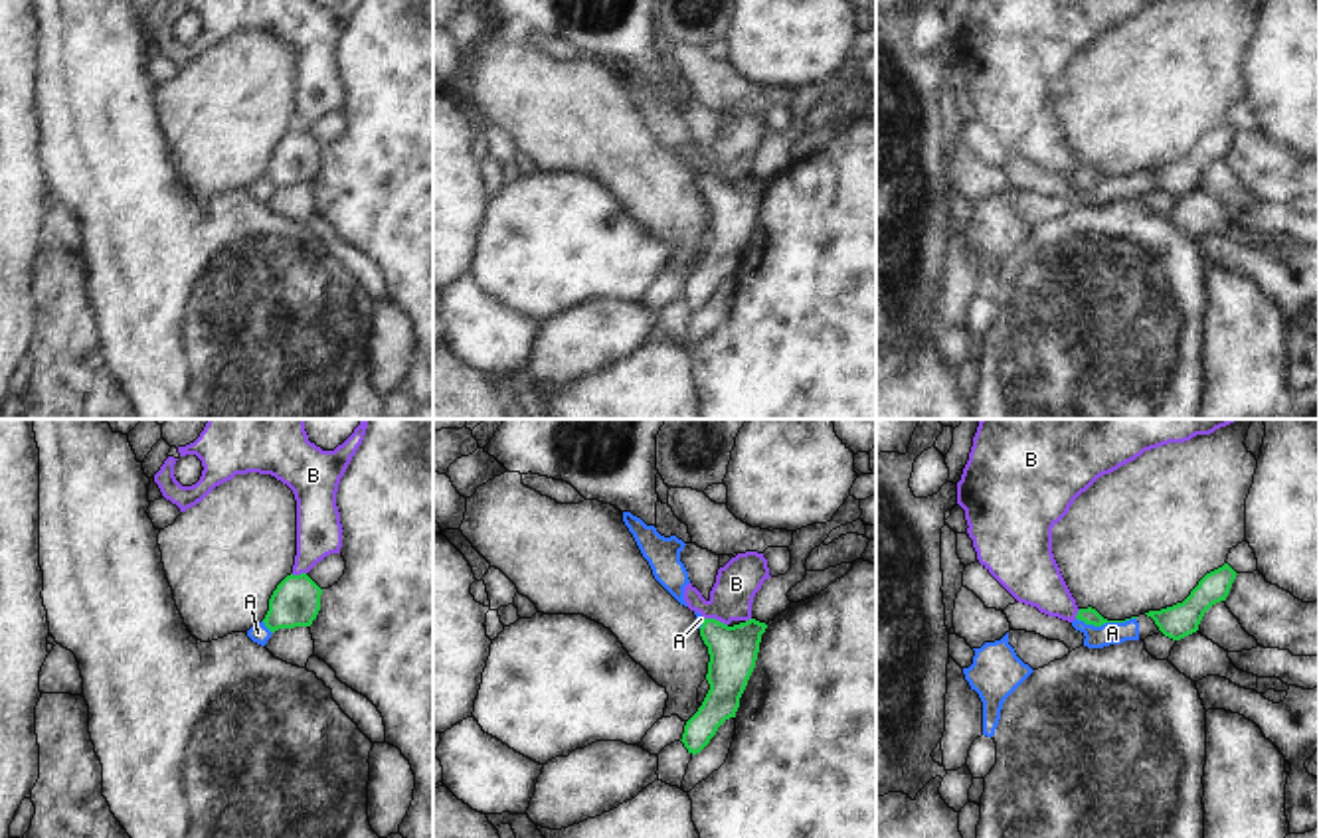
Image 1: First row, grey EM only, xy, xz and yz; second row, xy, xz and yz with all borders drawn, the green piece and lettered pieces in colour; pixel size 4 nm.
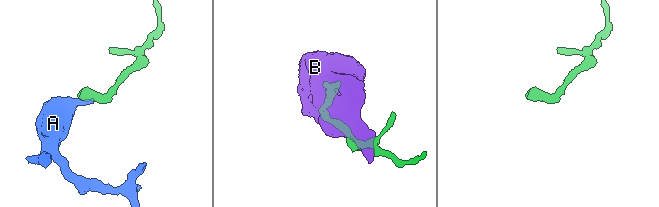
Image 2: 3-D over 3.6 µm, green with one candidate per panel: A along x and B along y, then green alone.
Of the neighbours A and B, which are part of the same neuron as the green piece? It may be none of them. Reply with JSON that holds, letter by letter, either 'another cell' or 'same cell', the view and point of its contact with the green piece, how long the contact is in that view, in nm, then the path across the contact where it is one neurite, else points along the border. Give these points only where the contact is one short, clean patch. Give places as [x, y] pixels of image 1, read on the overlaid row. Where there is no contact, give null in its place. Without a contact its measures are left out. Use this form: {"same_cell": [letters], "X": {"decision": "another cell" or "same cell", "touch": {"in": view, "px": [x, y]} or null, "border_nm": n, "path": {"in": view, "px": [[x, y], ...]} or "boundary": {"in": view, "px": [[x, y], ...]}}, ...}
{"same_cell": ["A"], "A": {"decision": "same cell", "touch": {"in": "yz", "px": [1106, 621]}, "border_nm": 240, "path": {"in": "yz", "px": [[1088, 615], [1094, 621], [1106, 621], [1112, 633]]}}, "B": {"decision": "another cell", "touch": {"in": "xz", "px": [714, 619]}, "border_nm": 100, "boundary": {"in": "xz", "px": [[704, 617], [714, 617], [726, 625]]}}}

